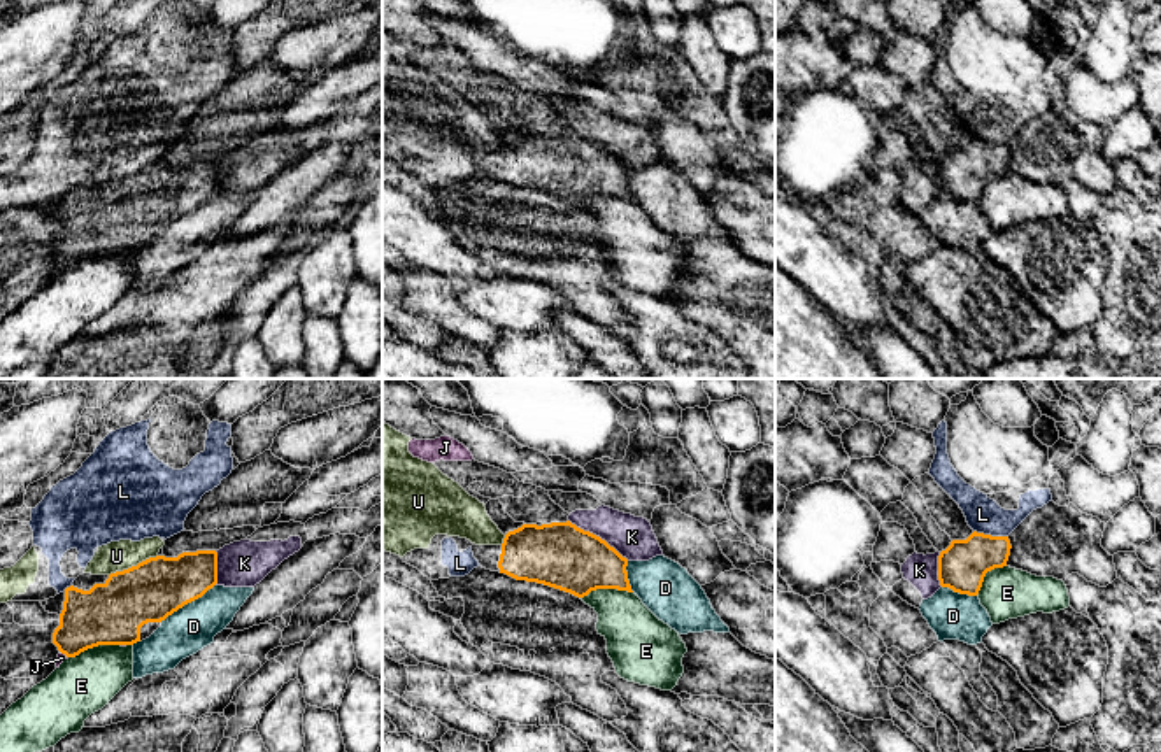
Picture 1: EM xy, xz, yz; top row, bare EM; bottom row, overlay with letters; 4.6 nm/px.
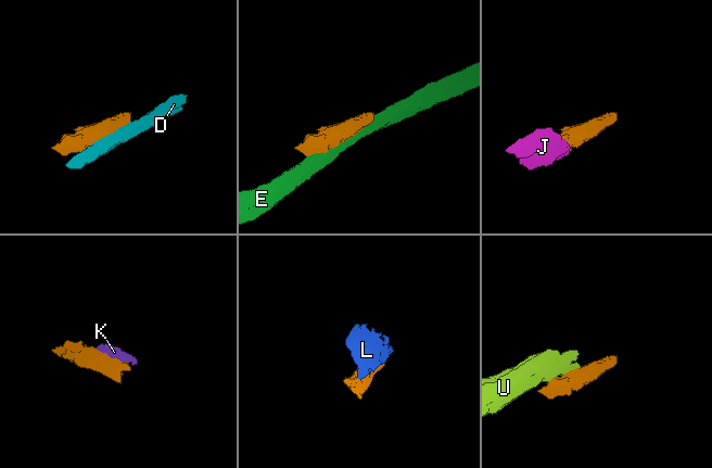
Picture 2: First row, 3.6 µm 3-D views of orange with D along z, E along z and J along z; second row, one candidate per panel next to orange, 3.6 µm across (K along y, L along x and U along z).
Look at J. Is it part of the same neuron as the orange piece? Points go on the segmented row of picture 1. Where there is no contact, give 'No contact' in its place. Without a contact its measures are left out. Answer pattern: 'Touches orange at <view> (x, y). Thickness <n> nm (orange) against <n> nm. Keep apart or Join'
Touches orange at xy (64, 652). Thickness 280 nm (orange) against 40 nm. Join

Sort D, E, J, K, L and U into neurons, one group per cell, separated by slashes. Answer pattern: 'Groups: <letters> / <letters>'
Groups: D / E / J / K / L U

